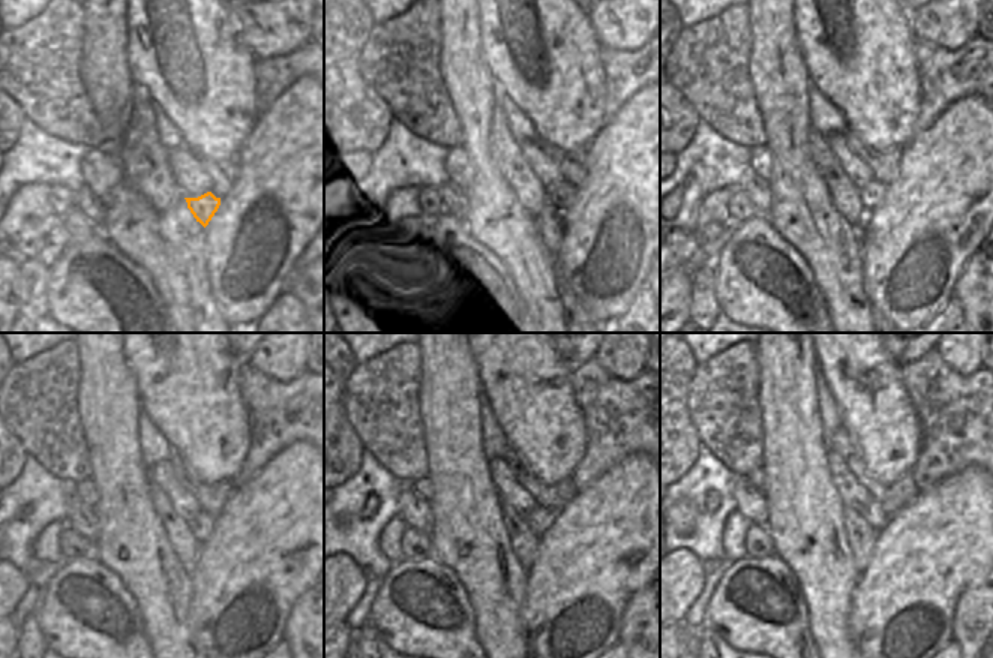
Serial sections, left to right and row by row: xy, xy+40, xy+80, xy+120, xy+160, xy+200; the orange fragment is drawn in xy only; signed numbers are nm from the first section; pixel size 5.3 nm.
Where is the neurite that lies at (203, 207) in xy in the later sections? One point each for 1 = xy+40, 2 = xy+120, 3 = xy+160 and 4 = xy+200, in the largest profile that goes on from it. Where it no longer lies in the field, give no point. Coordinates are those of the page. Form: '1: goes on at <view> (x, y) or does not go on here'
1: goes on at xy+40 (537, 204)
2: goes on at xy+120 (201, 526)
3: goes on at xy+160 (540, 519)
4: goes on at xy+200 (875, 514)

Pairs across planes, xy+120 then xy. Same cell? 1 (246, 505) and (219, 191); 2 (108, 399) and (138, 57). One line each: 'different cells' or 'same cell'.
1: different cells
2: different cells

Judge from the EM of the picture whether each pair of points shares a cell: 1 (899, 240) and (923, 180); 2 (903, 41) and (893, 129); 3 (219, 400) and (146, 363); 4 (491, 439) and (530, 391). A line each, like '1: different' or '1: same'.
1: same
2: same
3: same
4: different

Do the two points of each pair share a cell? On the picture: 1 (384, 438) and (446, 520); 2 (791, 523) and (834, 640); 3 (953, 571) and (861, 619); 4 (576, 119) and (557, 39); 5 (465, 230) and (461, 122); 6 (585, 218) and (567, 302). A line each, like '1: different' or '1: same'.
1: different
2: same
3: same
4: same
5: same
6: same

